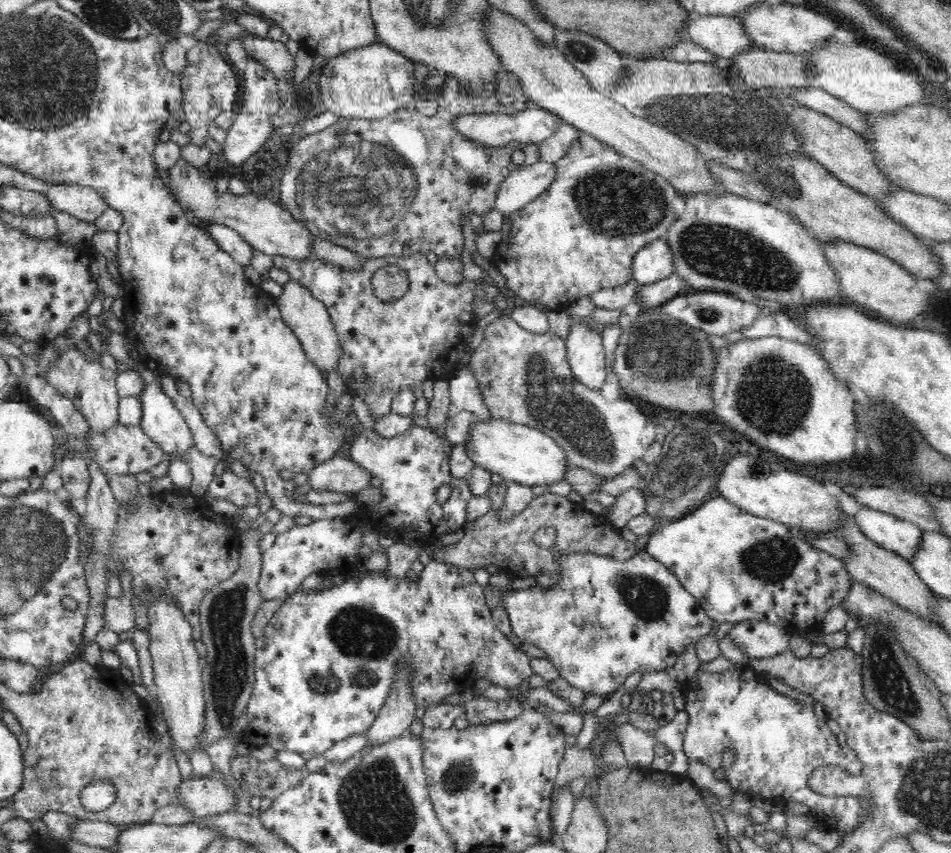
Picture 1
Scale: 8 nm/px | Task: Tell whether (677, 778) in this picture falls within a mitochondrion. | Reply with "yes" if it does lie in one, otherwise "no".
no

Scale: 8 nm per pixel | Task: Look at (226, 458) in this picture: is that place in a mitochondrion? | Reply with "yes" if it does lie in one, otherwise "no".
no

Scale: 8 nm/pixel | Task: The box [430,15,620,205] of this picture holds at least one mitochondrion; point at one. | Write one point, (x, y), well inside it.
(577, 49)

